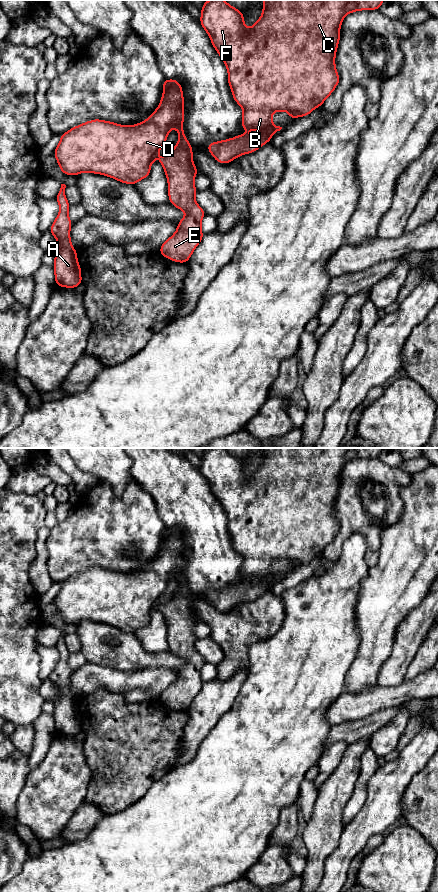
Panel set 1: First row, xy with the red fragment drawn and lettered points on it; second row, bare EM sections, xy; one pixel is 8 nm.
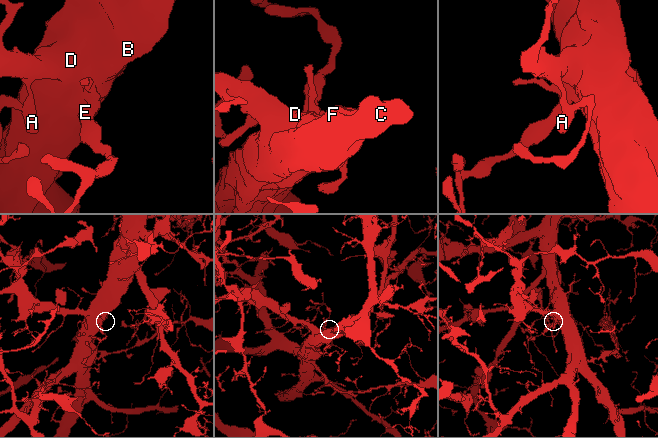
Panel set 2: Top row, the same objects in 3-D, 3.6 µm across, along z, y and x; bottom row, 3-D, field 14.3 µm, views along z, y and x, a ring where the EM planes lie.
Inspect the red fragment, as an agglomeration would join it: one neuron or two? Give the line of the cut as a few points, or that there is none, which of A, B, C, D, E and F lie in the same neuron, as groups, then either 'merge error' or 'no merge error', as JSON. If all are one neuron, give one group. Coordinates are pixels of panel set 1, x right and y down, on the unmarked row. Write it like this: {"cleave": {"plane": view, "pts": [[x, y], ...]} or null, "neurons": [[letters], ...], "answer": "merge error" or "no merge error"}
{"cleave": null, "neurons": [["A", "B", "C", "D", "E", "F"]], "answer": "no merge error"}

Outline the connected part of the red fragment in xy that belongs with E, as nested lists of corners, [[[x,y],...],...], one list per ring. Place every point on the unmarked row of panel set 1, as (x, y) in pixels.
[[[164,527],[162,535],[164,540],[160,552],[145,569],[131,574],[100,567],[87,569],[62,582],[53,602],[65,623],[77,624],[82,620],[90,620],[135,633],[149,624],[152,610],[164,594],[170,578],[175,575],[178,578],[178,591],[172,599],[159,606],[159,610],[167,625],[169,650],[187,662],[178,671],[177,679],[162,692],[159,701],[174,710],[187,711],[204,684],[201,669],[206,661],[195,648],[197,637],[194,634],[194,625],[199,620],[192,608],[192,594],[186,587],[183,577],[182,534],[175,527]]]

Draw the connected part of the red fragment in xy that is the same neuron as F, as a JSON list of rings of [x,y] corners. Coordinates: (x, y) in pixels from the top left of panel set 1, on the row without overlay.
[[[205,448],[203,456],[201,457],[201,466],[200,466],[201,474],[208,481],[212,493],[214,494],[215,498],[221,504],[224,512],[226,513],[228,518],[228,532],[231,536],[233,546],[236,549],[236,551],[243,556],[243,564],[241,567],[242,575],[246,579],[250,579],[251,577],[257,577],[260,579],[260,583],[257,585],[253,585],[245,581],[243,583],[238,583],[231,587],[226,587],[223,589],[217,589],[207,592],[208,599],[215,606],[215,608],[221,612],[227,612],[233,609],[235,606],[241,604],[242,602],[250,602],[258,598],[265,591],[270,590],[272,583],[282,577],[282,575],[274,574],[272,572],[272,562],[274,560],[286,559],[289,561],[290,567],[293,568],[296,565],[308,564],[315,556],[317,556],[318,554],[322,554],[325,547],[332,542],[332,540],[334,539],[334,537],[336,536],[336,534],[340,529],[339,522],[337,521],[335,515],[335,504],[340,488],[340,475],[342,469],[344,468],[344,465],[348,461],[355,459],[378,458],[385,448],[262,448],[262,449],[264,450],[264,456],[262,457],[262,464],[249,477],[244,474],[244,462],[241,461],[238,457],[229,453],[224,448],[213,448],[213,449]]]

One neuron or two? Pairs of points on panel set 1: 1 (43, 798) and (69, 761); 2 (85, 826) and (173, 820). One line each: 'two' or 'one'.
1: one
2: two

